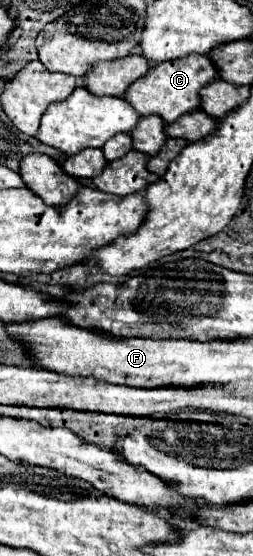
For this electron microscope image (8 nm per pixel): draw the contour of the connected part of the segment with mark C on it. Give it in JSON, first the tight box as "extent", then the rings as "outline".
{"extent":[124,54,218,122],"outline":[[[194,54],[194,56],[186,56],[182,60],[168,60],[168,62],[156,64],[150,70],[150,74],[146,74],[140,80],[136,80],[126,90],[124,98],[142,116],[158,114],[166,122],[176,122],[180,116],[200,110],[200,102],[202,102],[200,100],[200,90],[204,86],[208,86],[212,80],[216,80],[216,78],[218,78],[218,68],[214,66],[212,58],[210,56],[202,56],[202,54]]]}

